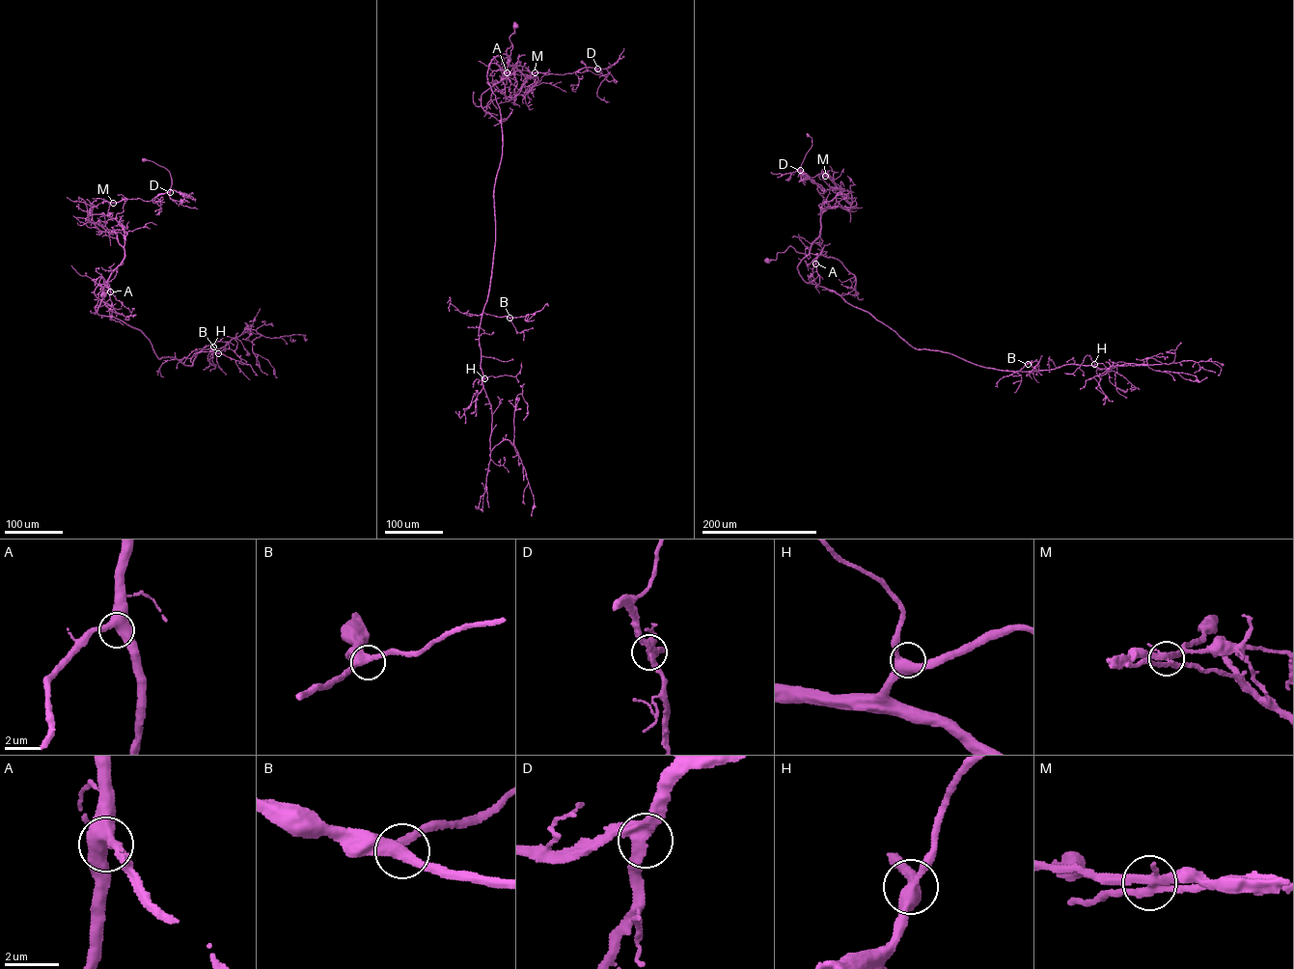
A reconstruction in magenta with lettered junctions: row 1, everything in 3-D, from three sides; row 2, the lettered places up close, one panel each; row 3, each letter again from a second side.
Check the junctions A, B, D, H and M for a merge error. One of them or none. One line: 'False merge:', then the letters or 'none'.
False merge: M

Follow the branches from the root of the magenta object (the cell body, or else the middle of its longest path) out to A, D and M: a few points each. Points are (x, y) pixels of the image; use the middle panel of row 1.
A: (515, 26), (514, 33), (509, 37), (512, 45), (507, 72)
D: (515, 26), (509, 64), (527, 77), (536, 76), (520, 88), (534, 72), (597, 69)
M: (515, 26), (509, 37), (512, 45), (509, 64), (527, 77), (536, 76), (533, 83), (520, 88), (535, 72)

